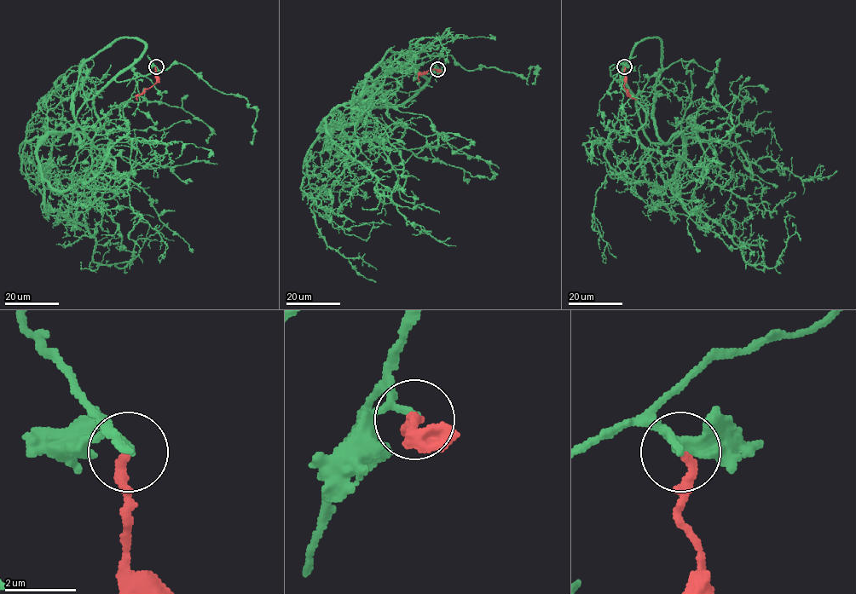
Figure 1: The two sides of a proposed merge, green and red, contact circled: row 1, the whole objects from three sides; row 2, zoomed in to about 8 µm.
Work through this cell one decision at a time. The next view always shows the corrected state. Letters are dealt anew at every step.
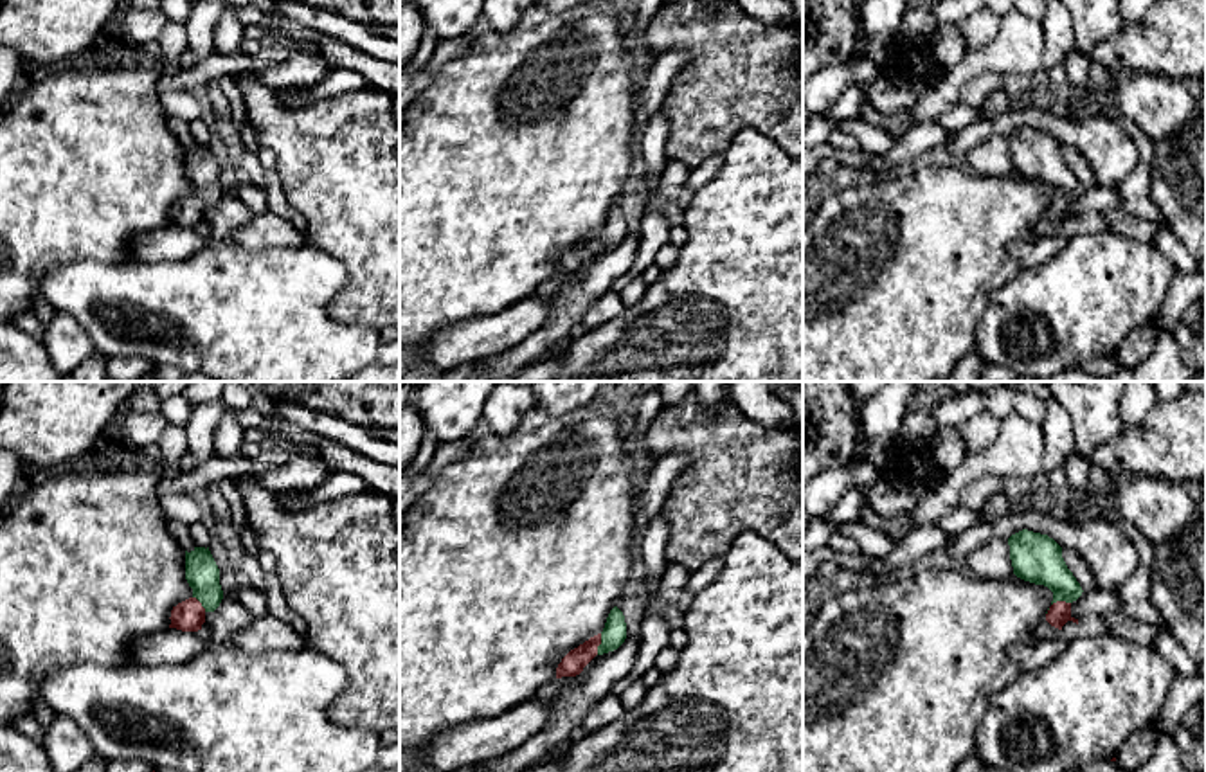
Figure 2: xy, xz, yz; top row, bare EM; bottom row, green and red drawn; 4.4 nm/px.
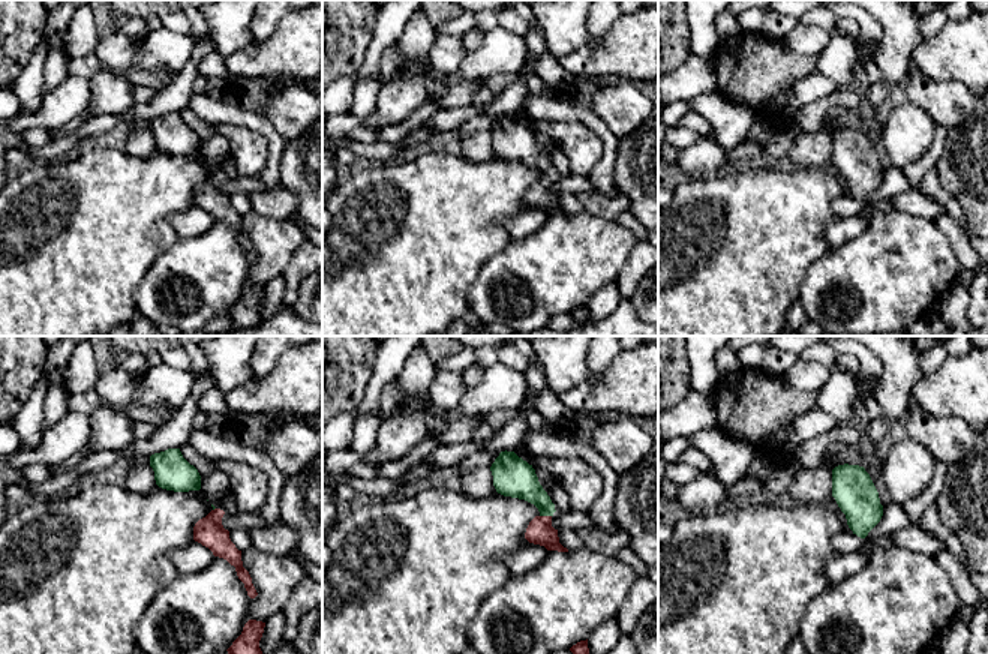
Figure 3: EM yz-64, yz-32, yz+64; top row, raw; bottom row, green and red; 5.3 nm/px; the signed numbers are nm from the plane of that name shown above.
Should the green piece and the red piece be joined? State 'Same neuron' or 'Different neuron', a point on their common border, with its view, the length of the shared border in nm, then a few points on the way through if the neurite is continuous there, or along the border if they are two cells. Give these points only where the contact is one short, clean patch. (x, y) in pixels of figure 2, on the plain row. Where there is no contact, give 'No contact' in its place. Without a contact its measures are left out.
Same neuron. Touches green at xz (600, 242). Shared border 100 nm. Path across: xz (614, 229), (600, 242), (589, 245), (575, 258)

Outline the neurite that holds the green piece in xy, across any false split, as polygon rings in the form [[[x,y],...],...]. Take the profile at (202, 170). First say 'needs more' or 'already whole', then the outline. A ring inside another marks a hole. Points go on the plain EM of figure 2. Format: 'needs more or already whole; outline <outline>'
needs more; outline [[[209,144],[185,148],[185,176],[193,185],[193,193],[173,203],[169,225],[198,229],[205,220],[205,211],[214,209],[223,196],[220,166]]]

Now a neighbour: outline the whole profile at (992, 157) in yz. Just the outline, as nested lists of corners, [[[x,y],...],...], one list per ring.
[[[992,137],[967,153],[967,169],[977,175],[1008,175],[1013,171],[1008,137]]]

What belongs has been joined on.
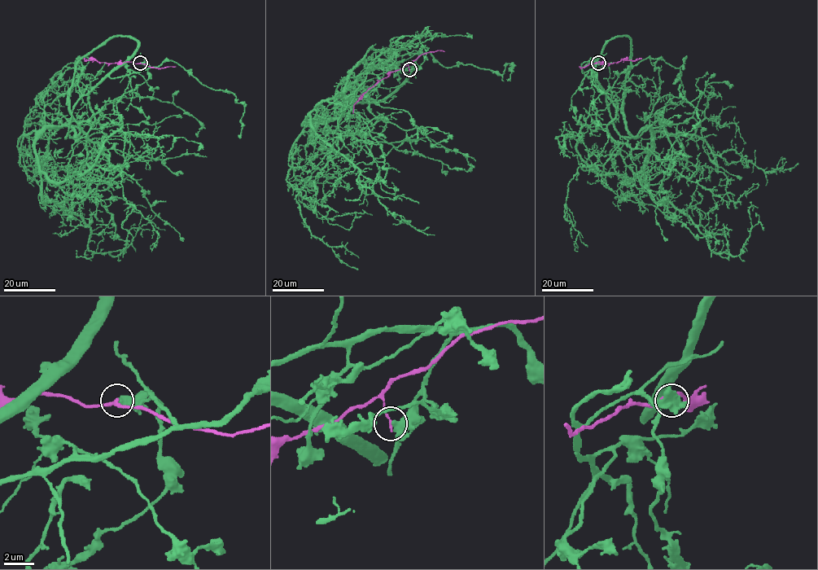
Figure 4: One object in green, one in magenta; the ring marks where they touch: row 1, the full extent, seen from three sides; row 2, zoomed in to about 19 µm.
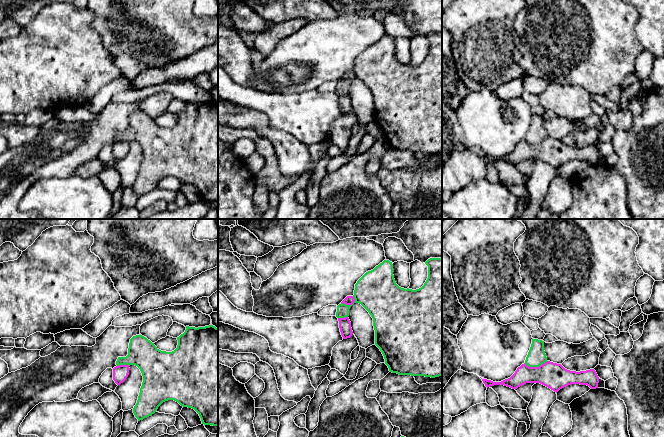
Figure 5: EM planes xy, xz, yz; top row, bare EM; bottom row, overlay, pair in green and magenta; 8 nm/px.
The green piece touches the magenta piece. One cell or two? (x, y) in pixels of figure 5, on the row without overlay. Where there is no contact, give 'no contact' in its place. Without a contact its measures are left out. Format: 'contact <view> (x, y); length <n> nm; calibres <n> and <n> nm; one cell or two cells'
contact yz (535, 142); length 190 nm; calibres 150 and 200 nm; two cells

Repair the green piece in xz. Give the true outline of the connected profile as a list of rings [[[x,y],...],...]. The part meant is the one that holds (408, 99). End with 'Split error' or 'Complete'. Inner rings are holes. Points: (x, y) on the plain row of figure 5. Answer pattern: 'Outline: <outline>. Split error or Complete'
Outline: [[[430,34],[425,40],[428,54],[421,64],[412,66],[396,60],[393,40],[384,36],[357,57],[353,73],[354,79],[361,80],[373,94],[375,121],[382,128],[390,148],[435,154],[442,152],[442,34]]]. Complete

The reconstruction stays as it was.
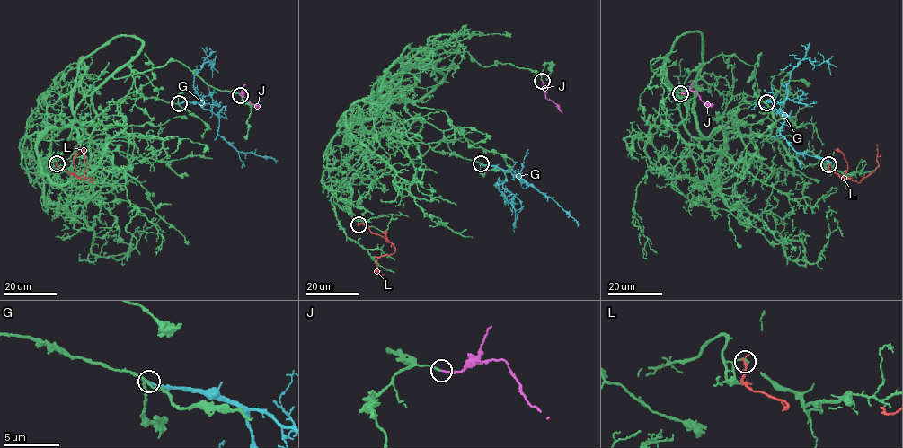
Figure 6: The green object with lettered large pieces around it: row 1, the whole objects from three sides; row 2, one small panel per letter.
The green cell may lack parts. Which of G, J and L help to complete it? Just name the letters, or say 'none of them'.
J

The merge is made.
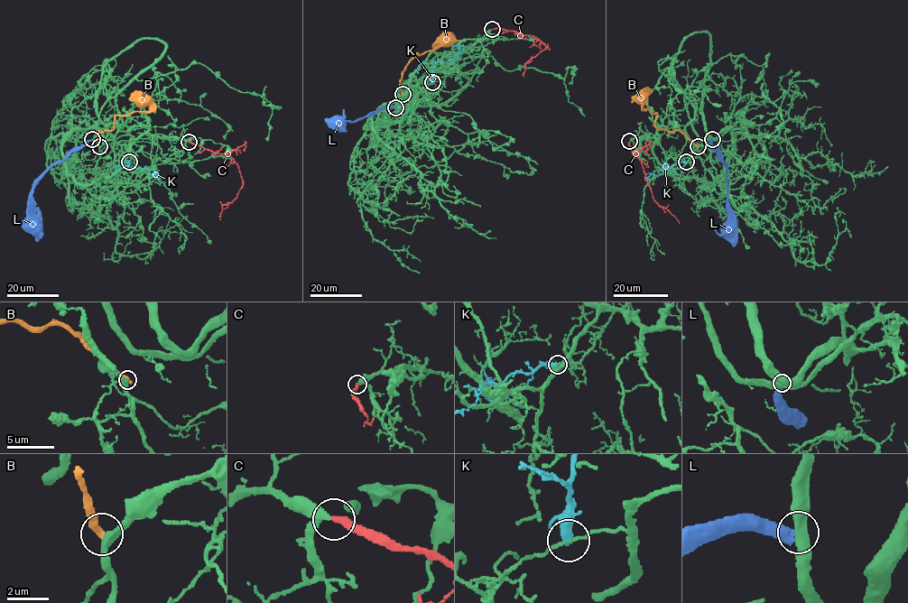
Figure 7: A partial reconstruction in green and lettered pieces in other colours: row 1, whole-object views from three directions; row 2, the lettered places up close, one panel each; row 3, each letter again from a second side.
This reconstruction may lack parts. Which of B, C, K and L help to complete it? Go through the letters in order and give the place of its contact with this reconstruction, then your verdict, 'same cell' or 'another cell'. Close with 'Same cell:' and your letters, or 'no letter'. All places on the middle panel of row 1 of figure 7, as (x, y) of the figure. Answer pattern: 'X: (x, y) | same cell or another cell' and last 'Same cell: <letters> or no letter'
B: (403, 94) | another cell
C: (492, 29) | same cell
K: (432, 82) | another cell
L: (395, 107) | another cell
Same cell: C

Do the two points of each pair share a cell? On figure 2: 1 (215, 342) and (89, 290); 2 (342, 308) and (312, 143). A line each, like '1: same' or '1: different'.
1: same
2: same

